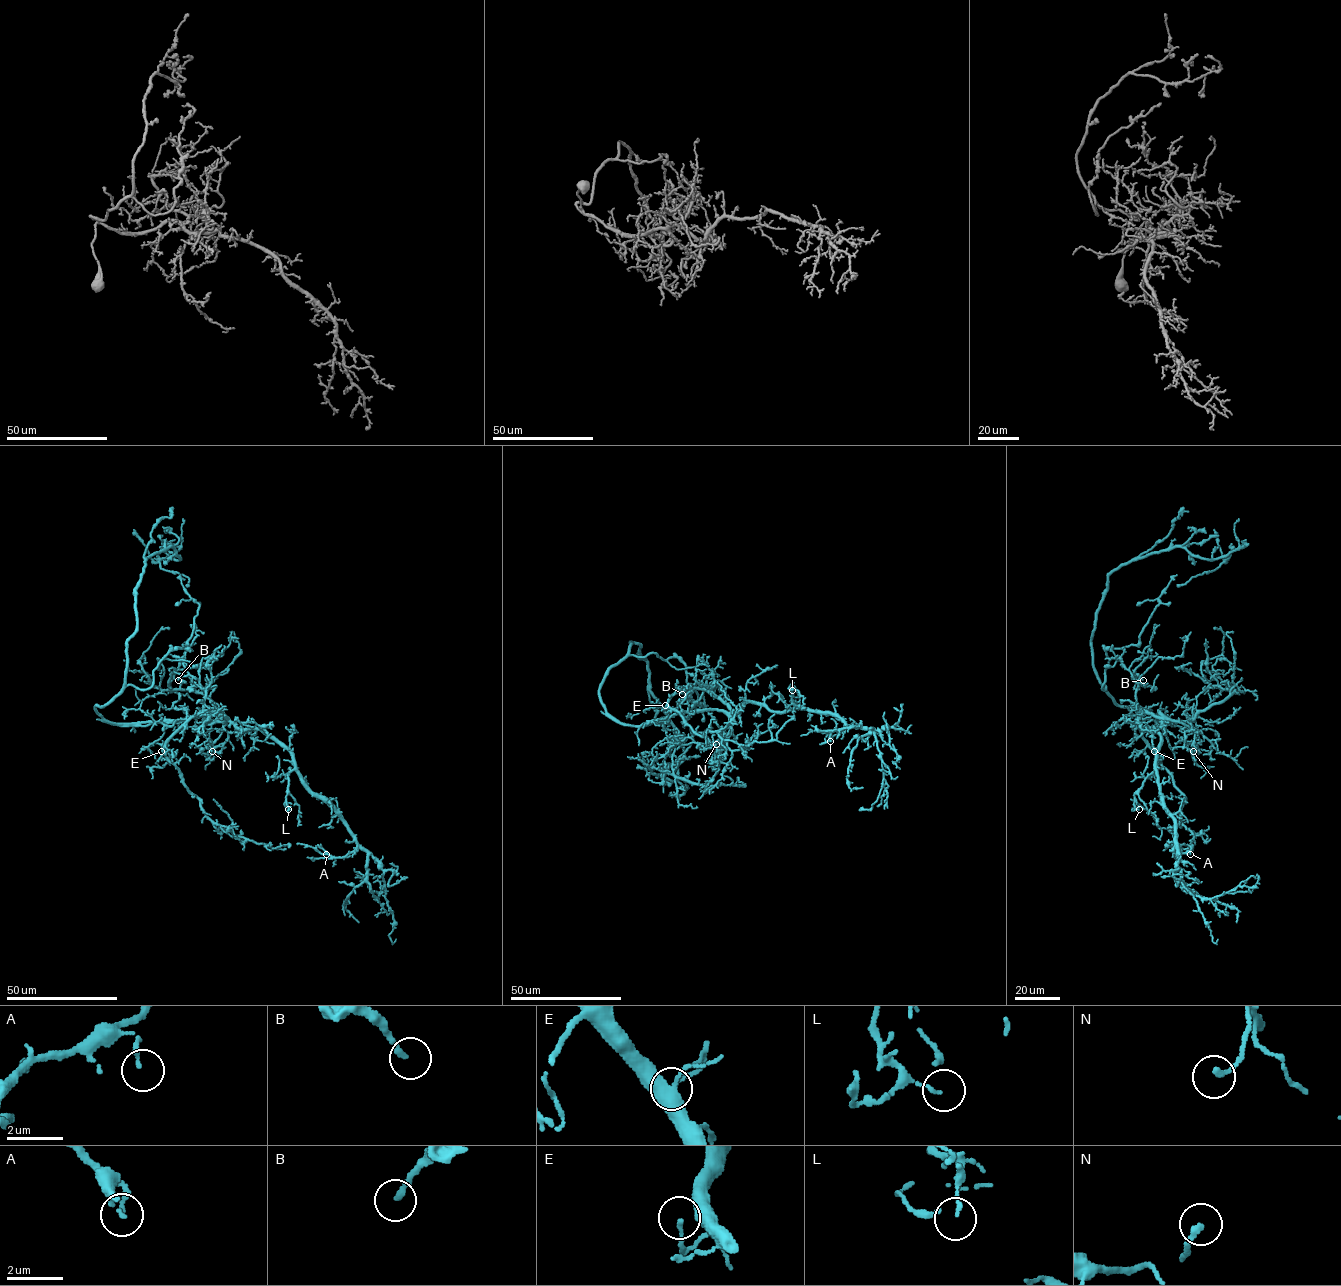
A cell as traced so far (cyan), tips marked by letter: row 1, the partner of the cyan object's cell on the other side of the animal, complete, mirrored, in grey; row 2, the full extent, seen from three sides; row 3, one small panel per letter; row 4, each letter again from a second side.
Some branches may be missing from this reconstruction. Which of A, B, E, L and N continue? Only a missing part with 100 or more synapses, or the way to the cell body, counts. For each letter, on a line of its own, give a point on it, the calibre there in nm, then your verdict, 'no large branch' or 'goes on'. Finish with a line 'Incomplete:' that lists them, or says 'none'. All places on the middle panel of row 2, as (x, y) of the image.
A: place (830, 741); calibre 160 nm; no large branch
B: place (682, 694); calibre 200 nm; no large branch
E: place (665, 705); calibre 120 nm; no large branch
L: place (792, 690); calibre 70 nm; no large branch
N: place (716, 744); calibre 200 nm; no large branch
Incomplete: none

